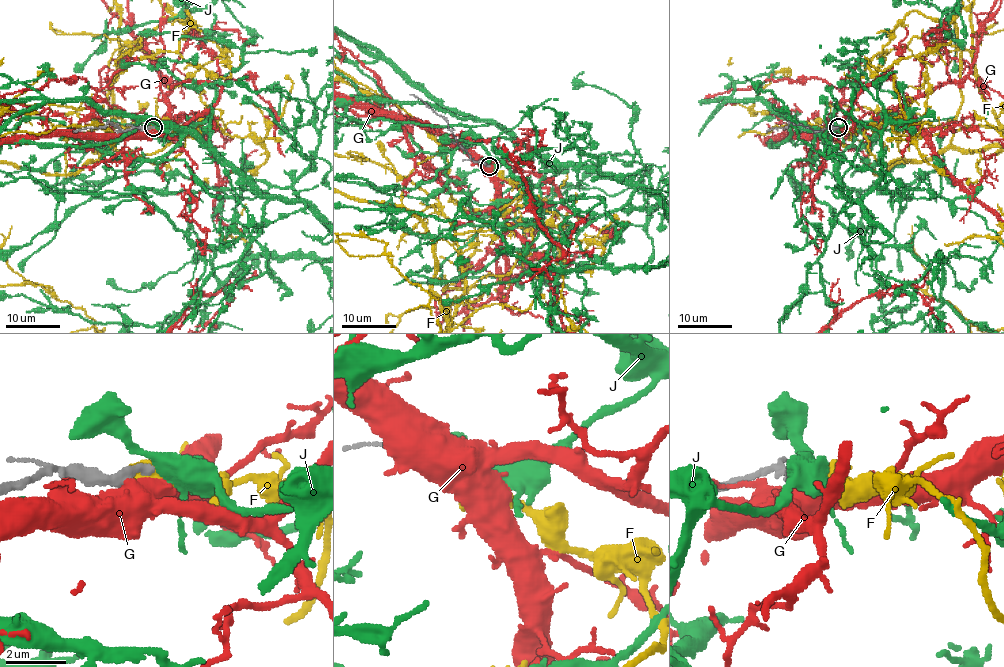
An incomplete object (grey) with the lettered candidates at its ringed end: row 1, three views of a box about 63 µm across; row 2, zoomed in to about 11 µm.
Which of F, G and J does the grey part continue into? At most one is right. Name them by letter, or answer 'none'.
none

